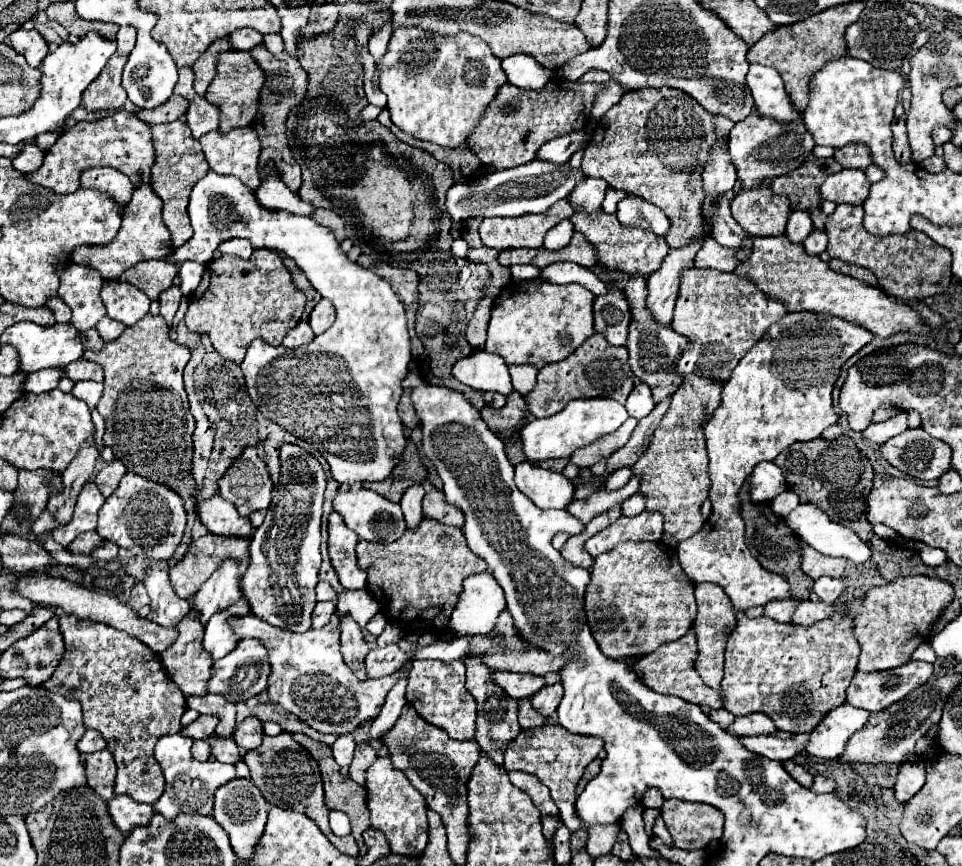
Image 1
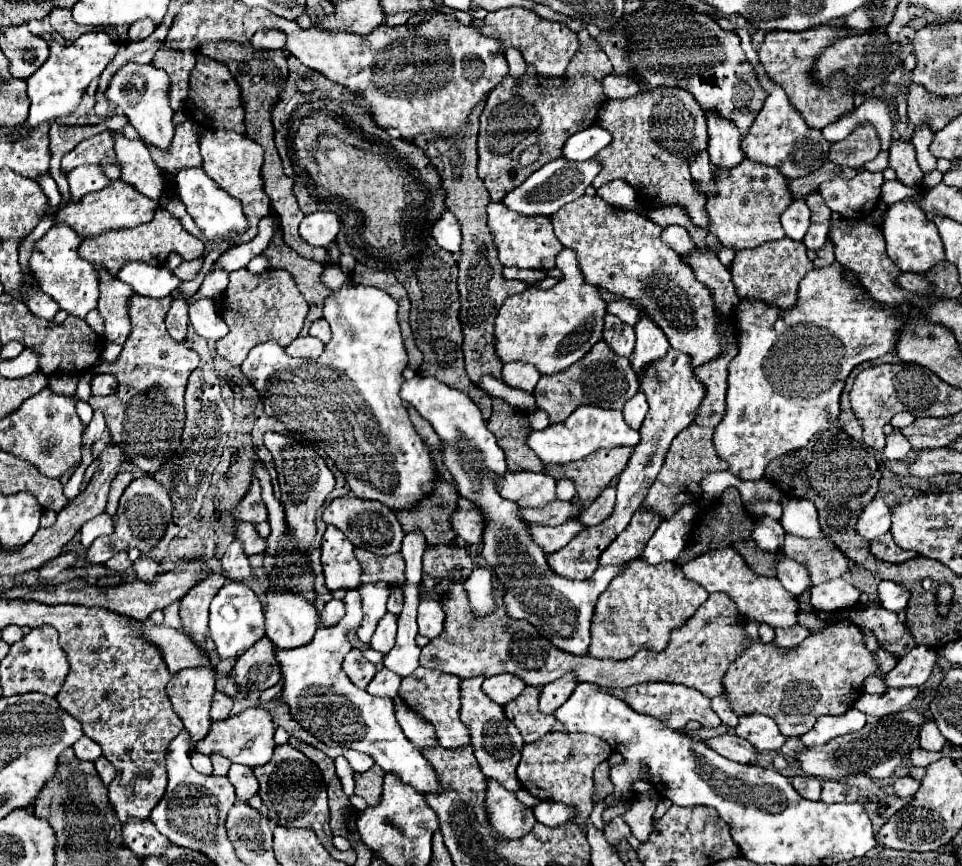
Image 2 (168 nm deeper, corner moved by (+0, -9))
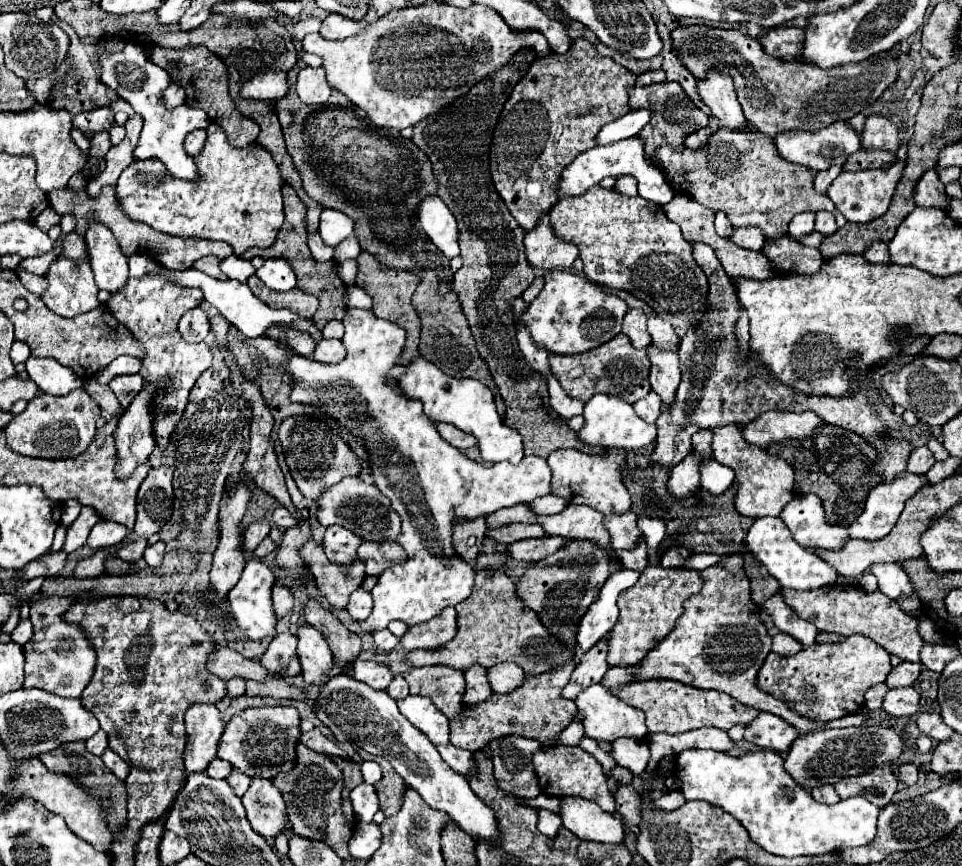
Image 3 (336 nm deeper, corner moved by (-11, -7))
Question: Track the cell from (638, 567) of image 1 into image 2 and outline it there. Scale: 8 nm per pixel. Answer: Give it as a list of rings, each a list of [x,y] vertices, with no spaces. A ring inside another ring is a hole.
[[[634,559],[626,563],[624,573],[610,583],[596,603],[588,655],[596,659],[630,659],[640,649],[662,651],[670,639],[670,631],[682,627],[706,597],[704,587],[686,579],[678,563],[648,565],[642,559]]]

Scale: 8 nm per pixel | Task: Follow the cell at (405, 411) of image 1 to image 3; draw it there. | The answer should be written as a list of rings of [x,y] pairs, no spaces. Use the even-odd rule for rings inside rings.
[[[437,423],[437,431],[439,431],[439,435],[441,435],[449,445],[453,445],[453,447],[457,447],[457,449],[467,449],[467,447],[477,445],[477,439],[475,439],[473,435],[463,433],[463,431],[459,431],[457,427],[453,427],[453,425],[449,425],[449,423]]]

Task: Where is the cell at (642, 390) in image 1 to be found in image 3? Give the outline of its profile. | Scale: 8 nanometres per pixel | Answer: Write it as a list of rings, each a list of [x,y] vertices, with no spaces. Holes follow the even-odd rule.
[[[649,391],[647,397],[639,399],[635,405],[635,413],[645,421],[645,423],[655,423],[659,413],[661,413],[661,397],[657,397],[657,393]]]

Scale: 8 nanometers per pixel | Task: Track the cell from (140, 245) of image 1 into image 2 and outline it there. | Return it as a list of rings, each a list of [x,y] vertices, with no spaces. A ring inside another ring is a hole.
[[[164,207],[162,211],[158,211],[158,215],[154,215],[150,223],[138,225],[134,229],[104,231],[92,239],[84,239],[80,247],[82,259],[104,265],[112,275],[116,275],[118,267],[122,267],[122,263],[128,263],[128,261],[146,261],[160,267],[166,263],[170,253],[178,253],[182,259],[190,261],[204,255],[204,243],[194,235],[190,235],[182,227],[182,223],[176,217],[172,217]]]

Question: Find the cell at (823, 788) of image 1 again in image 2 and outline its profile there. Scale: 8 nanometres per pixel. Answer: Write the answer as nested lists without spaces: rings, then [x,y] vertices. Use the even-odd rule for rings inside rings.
[[[824,781],[822,785],[822,801],[826,803],[846,803],[846,801],[856,801],[858,799],[858,789],[850,787],[840,781]]]

